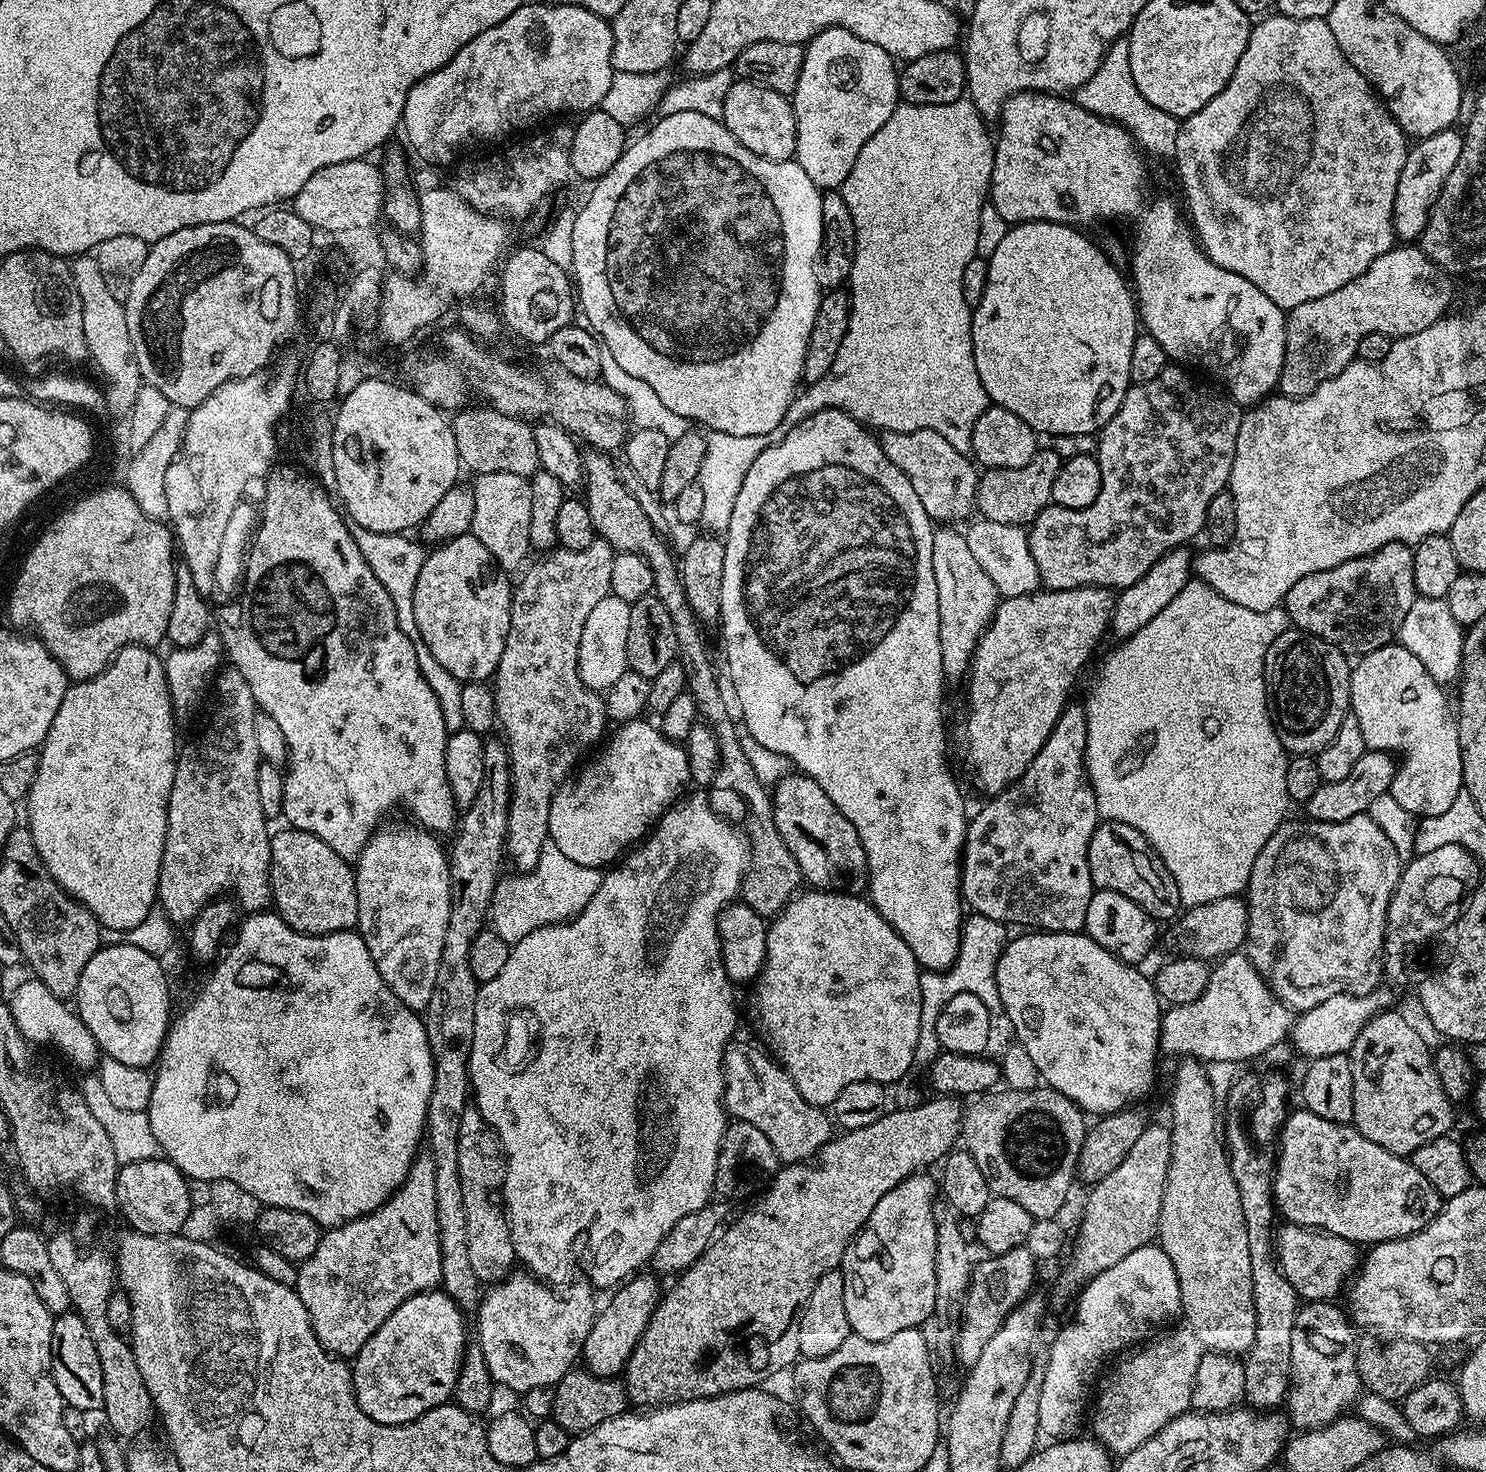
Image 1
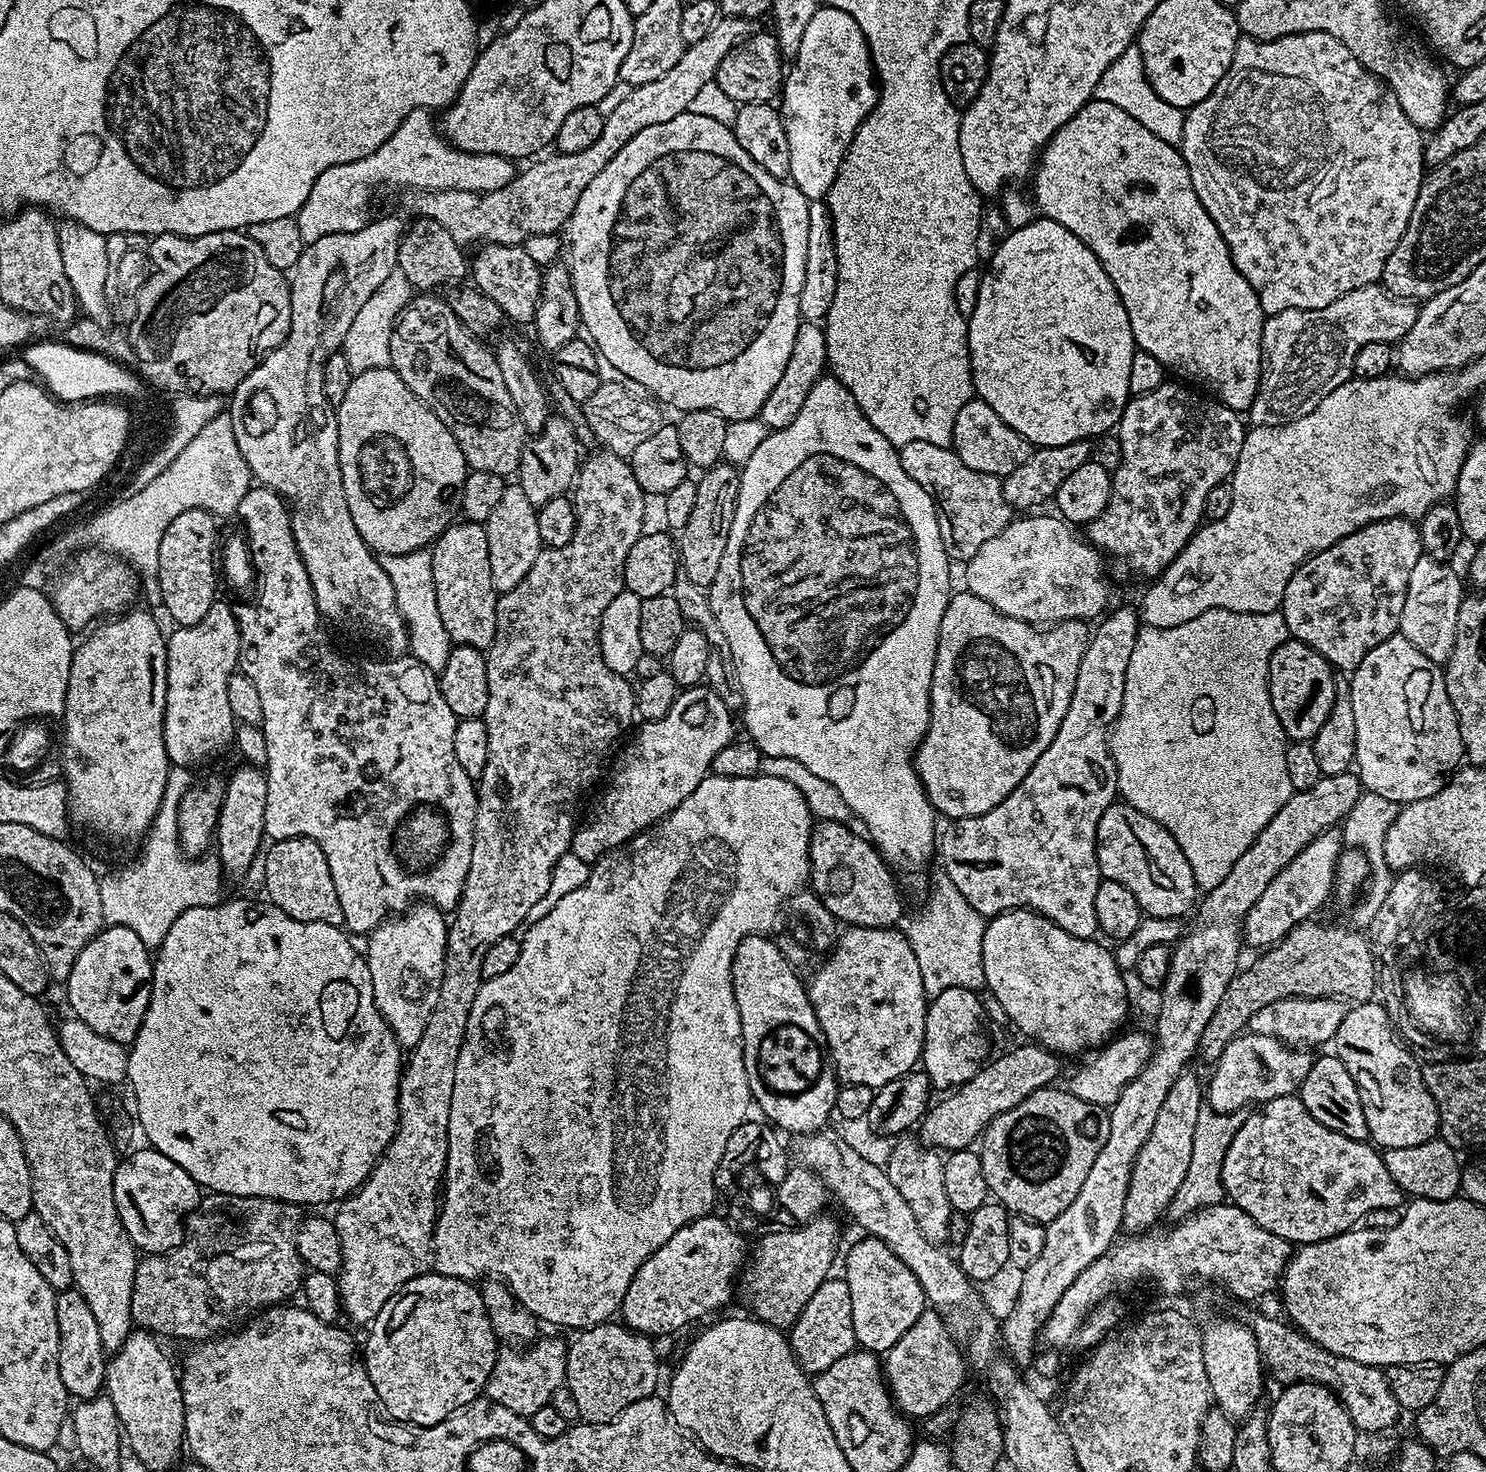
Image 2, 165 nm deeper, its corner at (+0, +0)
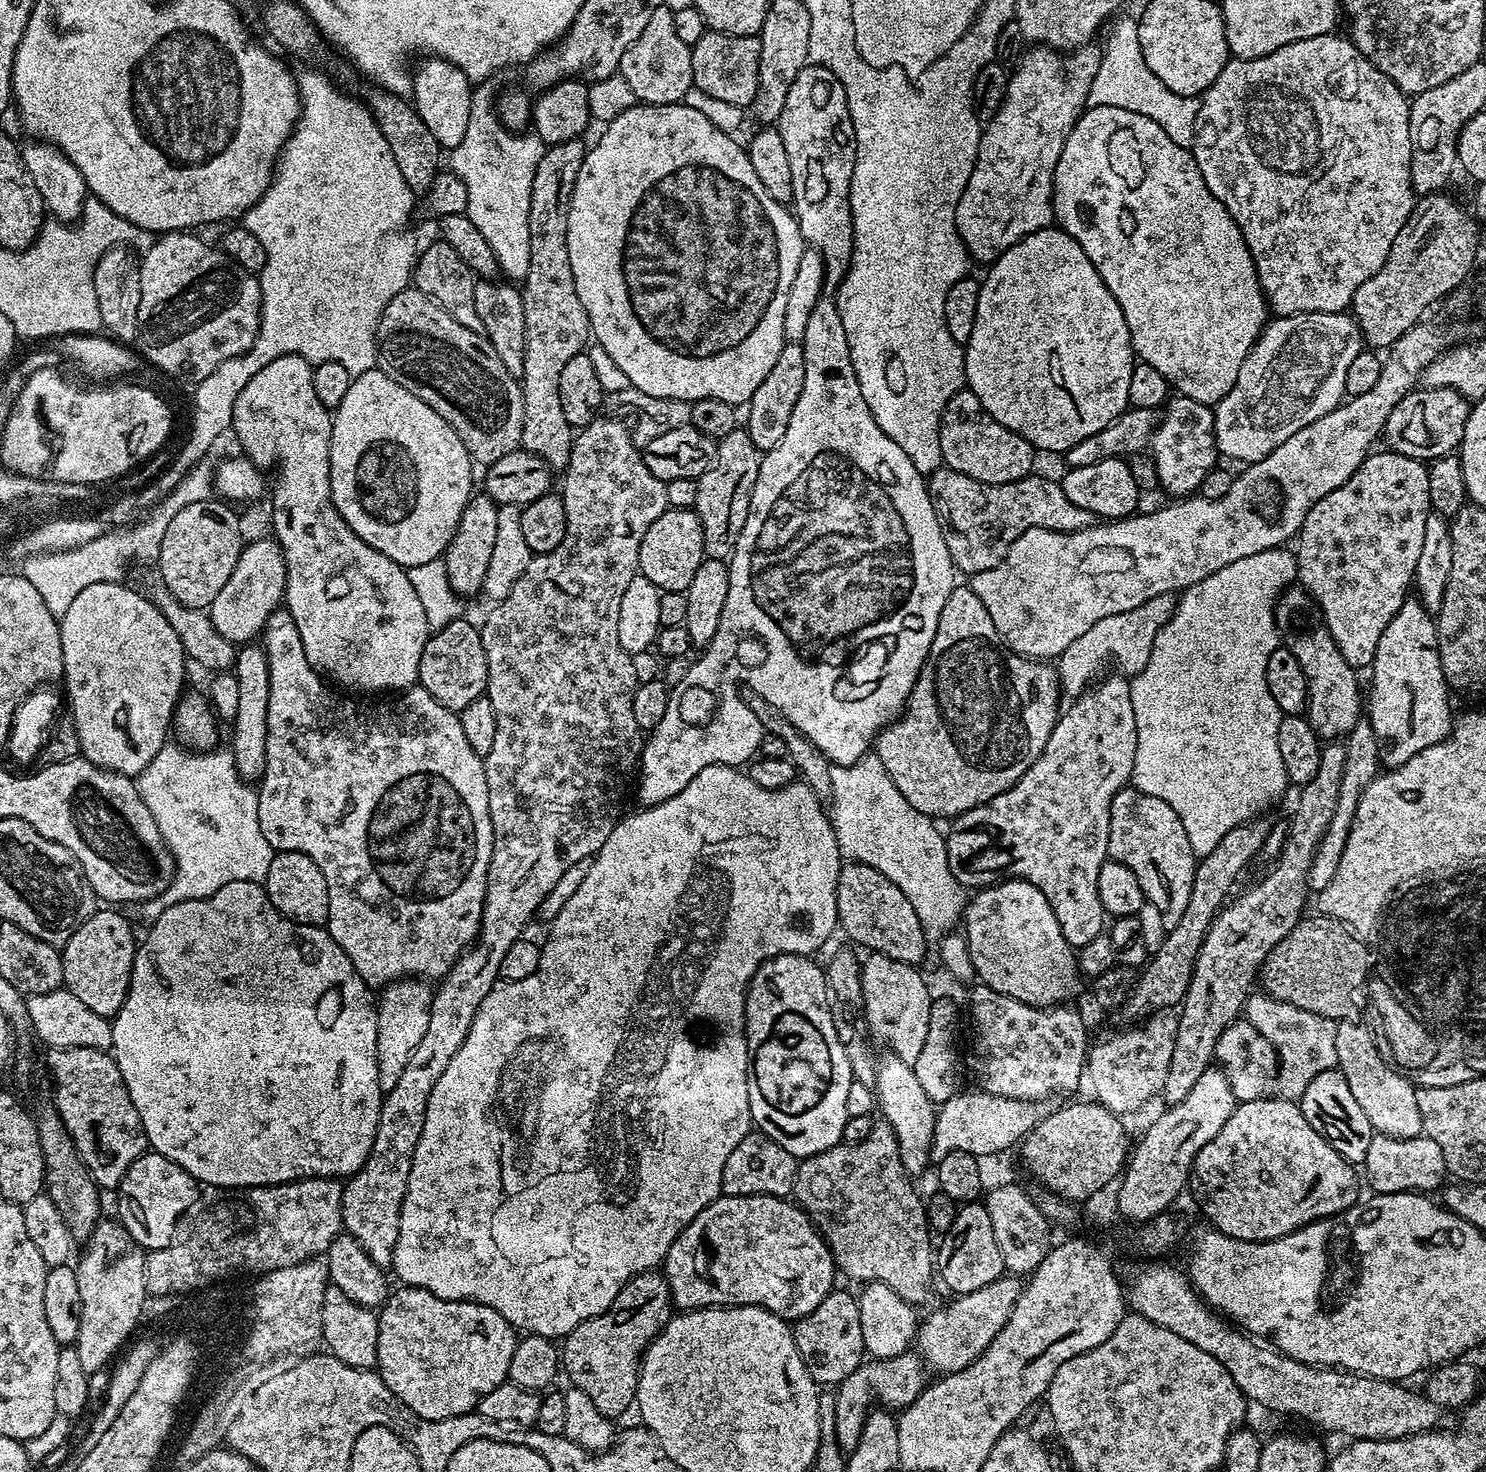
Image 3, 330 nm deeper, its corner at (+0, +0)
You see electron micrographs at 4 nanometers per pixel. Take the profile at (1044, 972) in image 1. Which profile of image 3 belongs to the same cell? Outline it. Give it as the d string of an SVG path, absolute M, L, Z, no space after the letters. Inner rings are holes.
M1005 880L991 888L981 888L967 901L962 917L962 932L967 937L970 958L979 983L998 990L1018 1002L1026 1002L1035 1008L1054 1008L1067 1005L1080 992L1082 973L1077 949L1066 942L1046 902L1046 894L1025 880Z

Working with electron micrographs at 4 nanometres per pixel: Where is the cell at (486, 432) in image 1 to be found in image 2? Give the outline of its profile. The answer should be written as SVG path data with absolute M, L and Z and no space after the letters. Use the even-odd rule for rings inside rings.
M413 295L408 305L396 315L390 334L390 366L398 378L406 382L408 389L439 418L442 426L454 434L454 442L458 442L471 471L486 470L486 474L511 477L511 472L512 475L519 473L526 433L516 407L510 402L510 394L506 394L495 351L487 348L481 337L473 336L464 329L464 323L452 313L447 299L440 297L439 300L436 296L439 295Z

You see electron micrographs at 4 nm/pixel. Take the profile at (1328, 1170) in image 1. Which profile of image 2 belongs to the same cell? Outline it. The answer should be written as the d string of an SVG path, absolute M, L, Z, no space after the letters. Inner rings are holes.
M1299 1095L1267 1100L1252 1111L1247 1113L1248 1117L1241 1119L1226 1150L1221 1166L1221 1182L1231 1203L1250 1214L1250 1218L1254 1218L1262 1230L1278 1234L1278 1238L1287 1240L1293 1246L1313 1244L1352 1231L1363 1221L1360 1219L1371 1212L1401 1207L1400 1187L1394 1178L1390 1178L1383 1155L1371 1143L1346 1138L1346 1134L1338 1134L1322 1126L1322 1122L1318 1122L1318 1118L1306 1110Z

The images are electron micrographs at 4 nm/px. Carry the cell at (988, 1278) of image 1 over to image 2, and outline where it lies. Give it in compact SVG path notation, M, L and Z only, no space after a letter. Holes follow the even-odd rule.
M925 1310L918 1322L914 1322L914 1326L910 1326L910 1330L906 1330L906 1334L898 1338L898 1342L894 1342L894 1346L883 1357L882 1367L897 1409L909 1418L917 1418L916 1416L932 1416L935 1412L942 1411L955 1398L956 1391L964 1384L966 1357L955 1335L941 1319L940 1313Z

